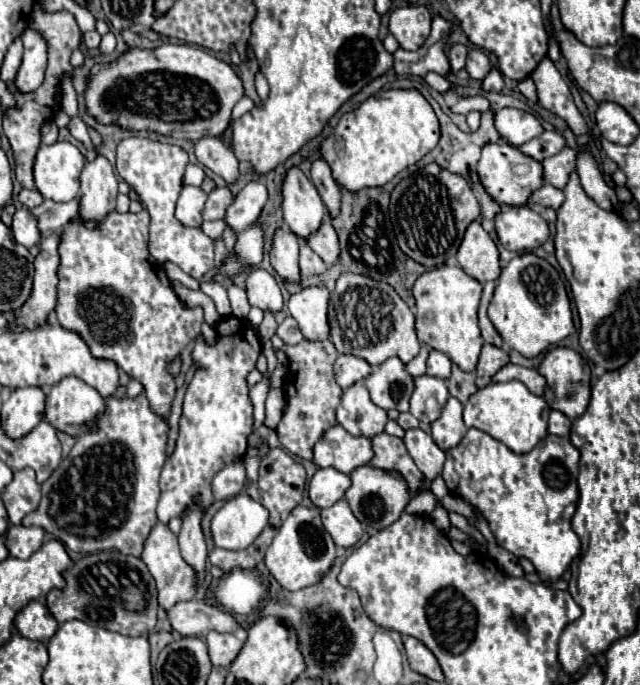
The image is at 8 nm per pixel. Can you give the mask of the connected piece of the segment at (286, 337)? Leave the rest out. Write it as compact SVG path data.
M287 316L283 320L283 324L279 324L277 328L277 336L285 342L285 344L299 344L303 340L303 334L299 332L299 326L295 324L295 318Z

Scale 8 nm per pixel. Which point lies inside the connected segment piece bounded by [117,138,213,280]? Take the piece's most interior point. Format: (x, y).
(154, 170)

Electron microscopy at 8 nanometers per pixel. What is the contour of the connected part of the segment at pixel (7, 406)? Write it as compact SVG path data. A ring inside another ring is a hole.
M17 388L1 408L1 426L9 438L23 438L31 432L45 412L45 394L41 388Z

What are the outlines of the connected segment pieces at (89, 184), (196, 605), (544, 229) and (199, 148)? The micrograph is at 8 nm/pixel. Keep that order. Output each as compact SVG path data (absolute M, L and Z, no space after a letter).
M105 154L87 162L81 174L81 210L79 216L87 226L95 226L115 208L117 178Z
M203 600L179 602L167 612L167 620L171 628L181 636L203 636L211 630L217 632L233 632L237 630L235 618Z
M509 206L495 216L495 232L507 250L531 250L549 238L549 226L529 206Z
M205 136L195 144L195 156L199 164L219 174L229 186L239 178L239 162L231 148L227 148L219 138Z

